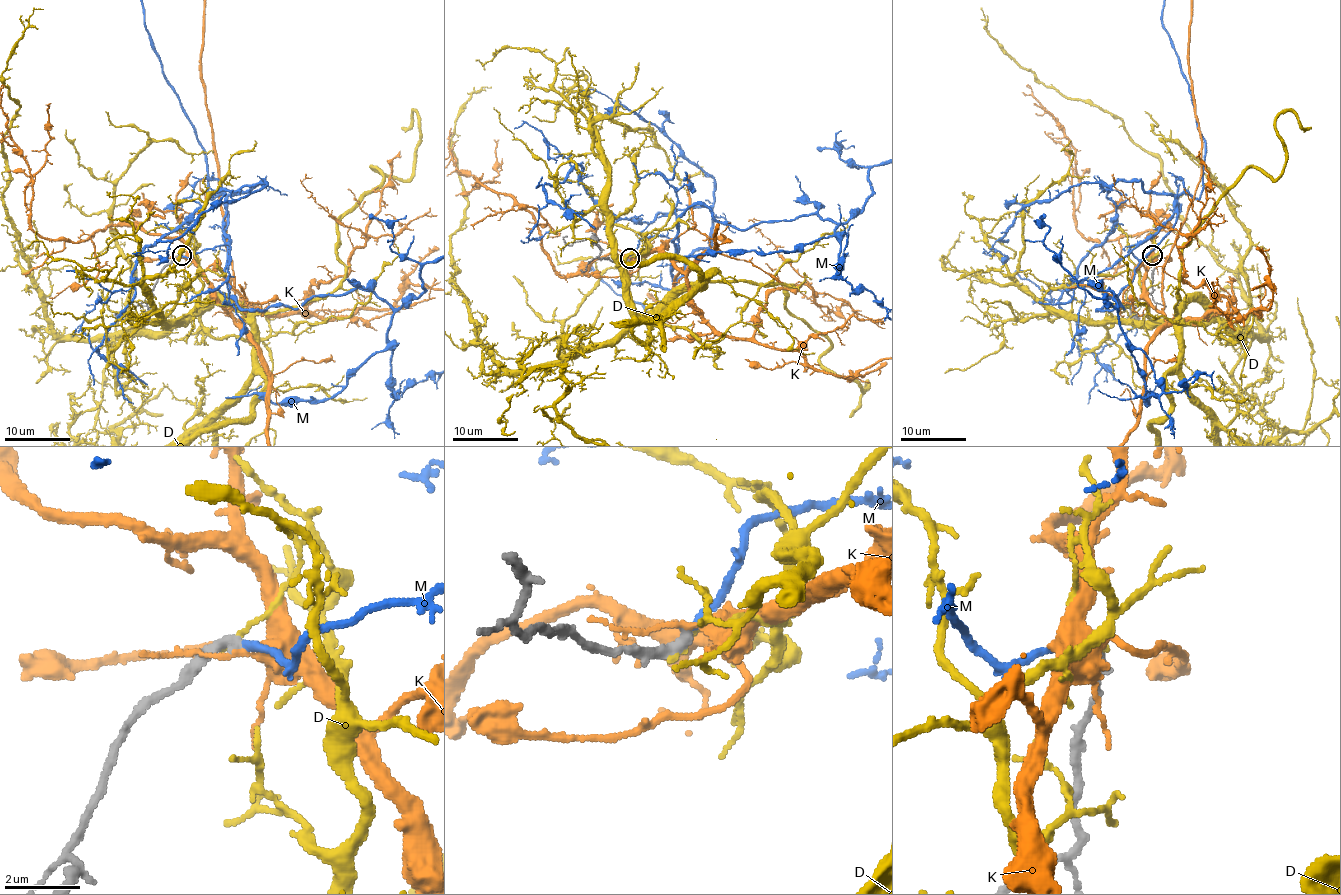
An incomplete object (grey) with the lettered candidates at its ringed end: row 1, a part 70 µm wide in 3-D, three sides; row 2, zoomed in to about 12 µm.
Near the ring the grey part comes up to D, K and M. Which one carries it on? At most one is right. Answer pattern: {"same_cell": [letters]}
{"same_cell": ["M"]}

